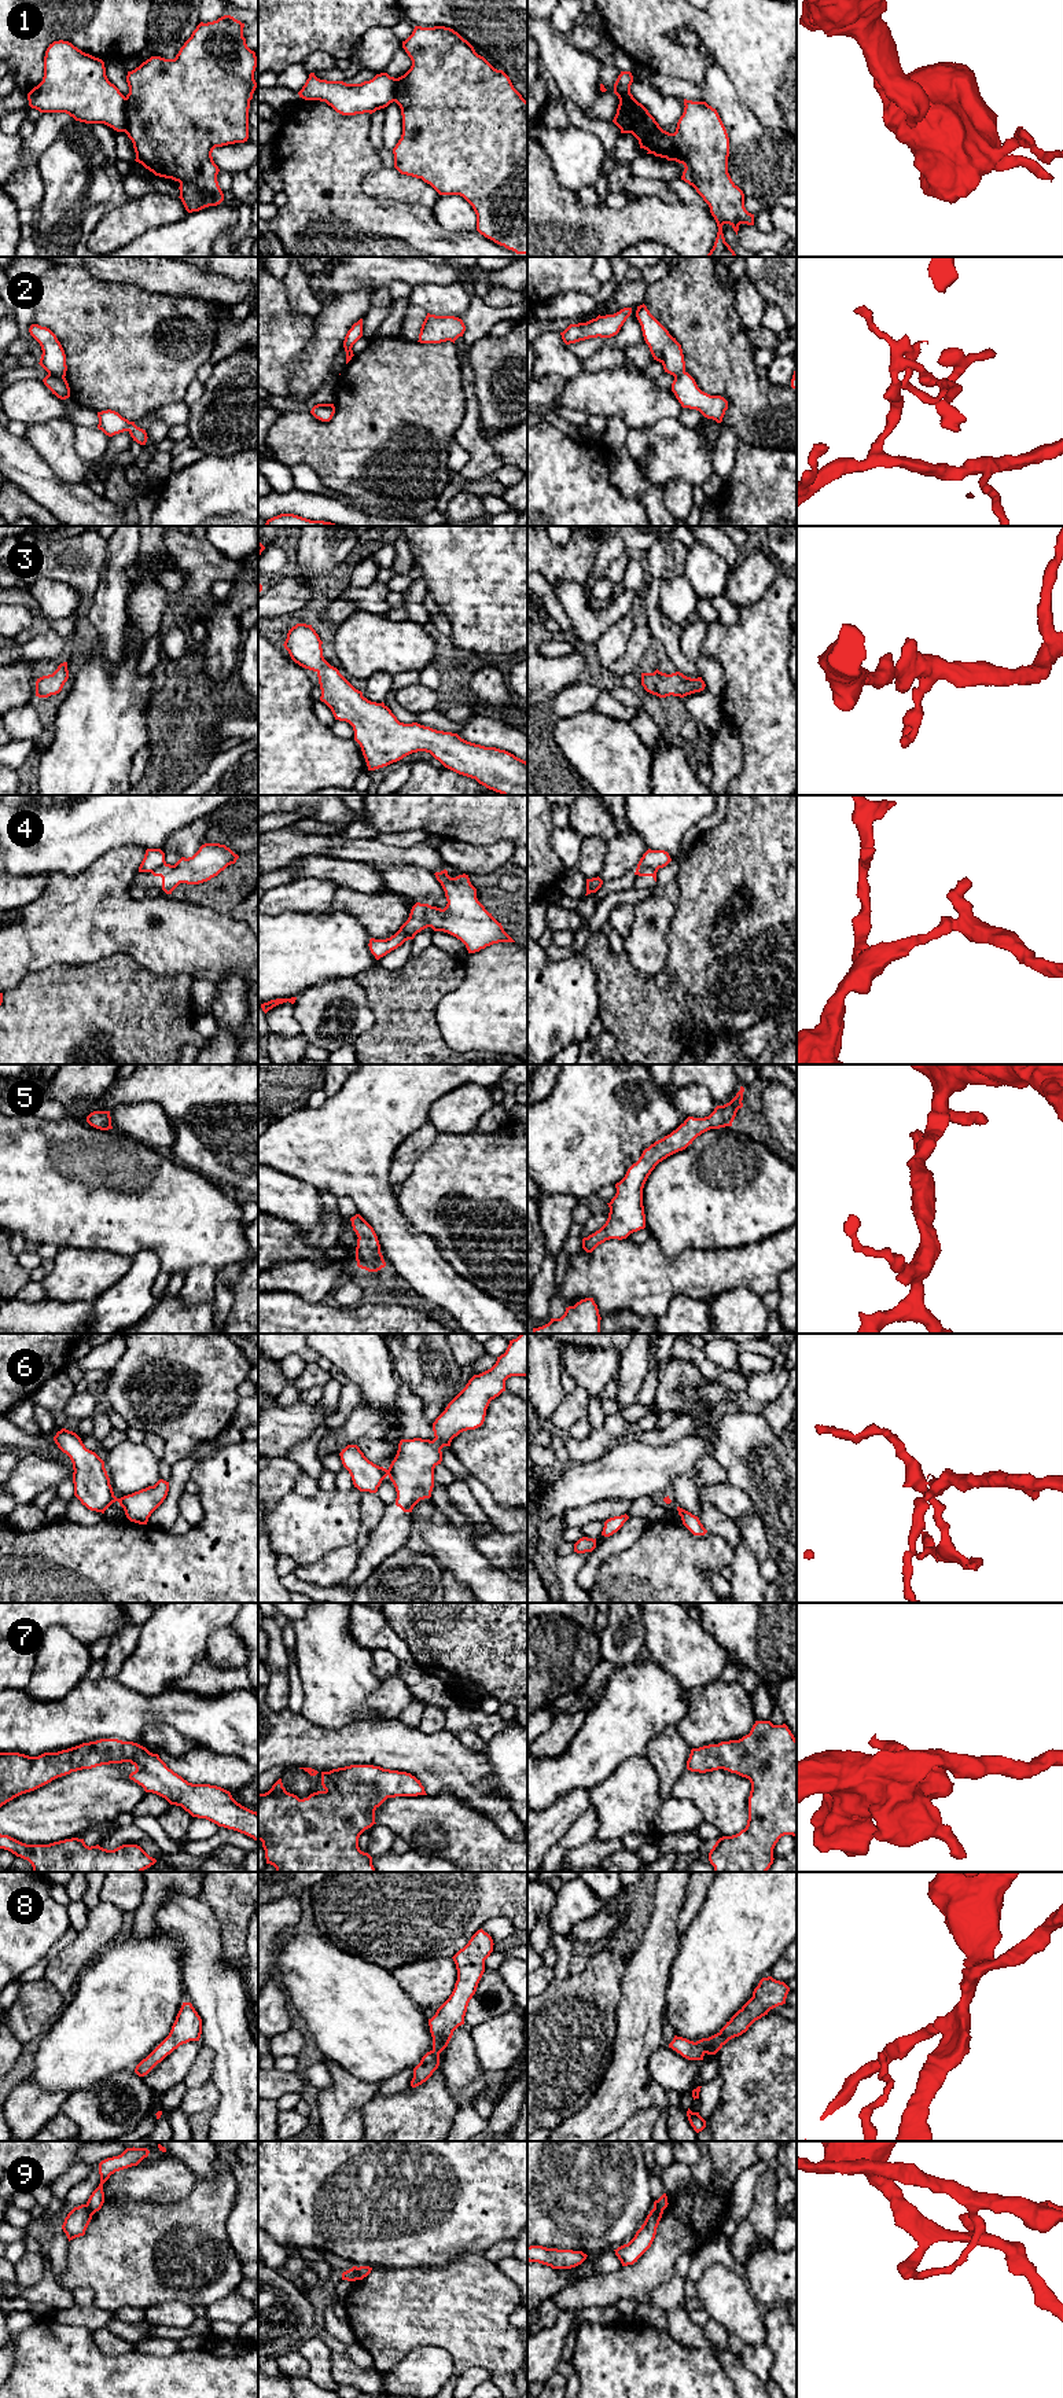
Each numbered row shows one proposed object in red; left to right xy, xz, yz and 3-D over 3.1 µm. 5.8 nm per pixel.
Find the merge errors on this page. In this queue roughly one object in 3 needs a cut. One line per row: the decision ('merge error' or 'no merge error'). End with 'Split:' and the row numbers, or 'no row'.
1: merge error
2: merge error
3: no merge error
4: merge error
5: no merge error
6: merge error
7: no merge error
8: no merge error
9: merge error
Split: 1, 2, 4, 6, 9

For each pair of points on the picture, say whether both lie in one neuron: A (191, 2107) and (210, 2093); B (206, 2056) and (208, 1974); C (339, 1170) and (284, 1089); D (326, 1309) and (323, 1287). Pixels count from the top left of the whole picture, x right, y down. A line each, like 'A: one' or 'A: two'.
A: one
B: two
C: two
D: two

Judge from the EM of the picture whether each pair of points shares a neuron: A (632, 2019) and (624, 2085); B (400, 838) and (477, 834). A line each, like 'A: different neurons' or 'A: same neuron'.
A: same neuron
B: different neurons

